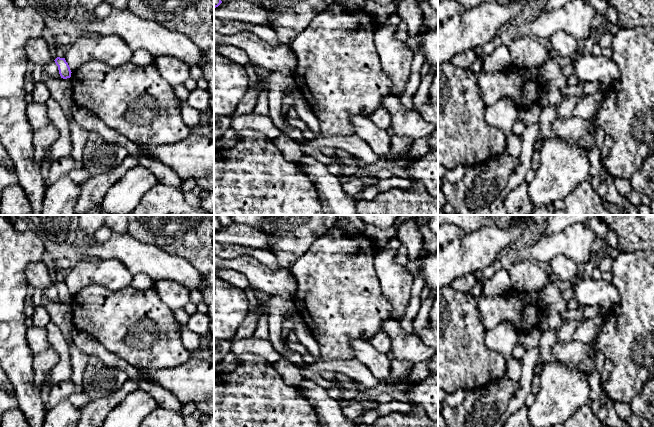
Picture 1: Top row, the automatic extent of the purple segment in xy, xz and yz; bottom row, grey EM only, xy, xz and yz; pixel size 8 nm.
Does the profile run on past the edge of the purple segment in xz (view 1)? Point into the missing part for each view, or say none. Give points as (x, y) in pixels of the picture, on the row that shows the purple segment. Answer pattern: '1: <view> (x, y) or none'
1: none

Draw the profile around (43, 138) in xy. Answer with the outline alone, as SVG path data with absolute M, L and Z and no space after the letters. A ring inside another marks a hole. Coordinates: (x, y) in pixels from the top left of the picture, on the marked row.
M49 124L33 132L33 149L35 162L40 165L45 153L59 139L60 133L58 129Z

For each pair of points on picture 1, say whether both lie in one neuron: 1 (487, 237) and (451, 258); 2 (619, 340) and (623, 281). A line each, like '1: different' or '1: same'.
1: same
2: same

